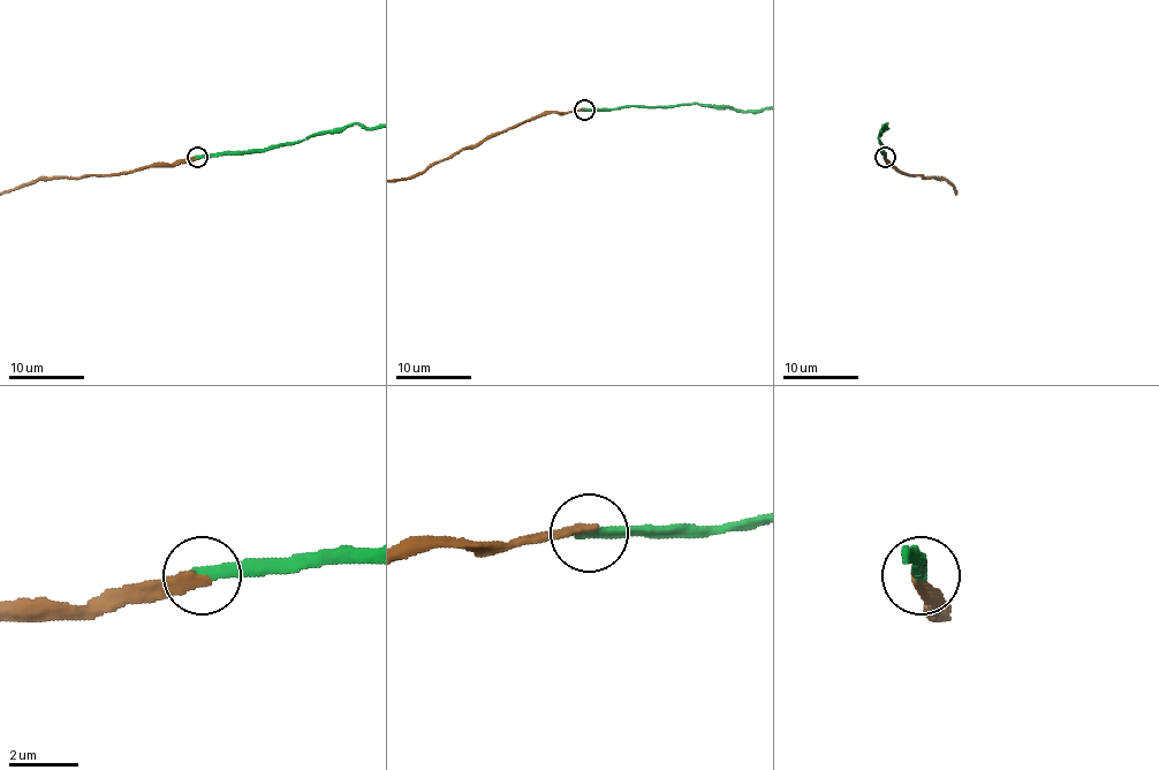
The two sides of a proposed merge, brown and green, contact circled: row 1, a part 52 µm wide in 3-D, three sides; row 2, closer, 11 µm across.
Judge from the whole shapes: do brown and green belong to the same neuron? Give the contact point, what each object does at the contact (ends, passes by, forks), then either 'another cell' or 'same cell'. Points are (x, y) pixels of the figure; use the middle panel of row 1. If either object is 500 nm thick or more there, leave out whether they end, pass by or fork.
(584, 110) | brown ends | green ends | another cell

